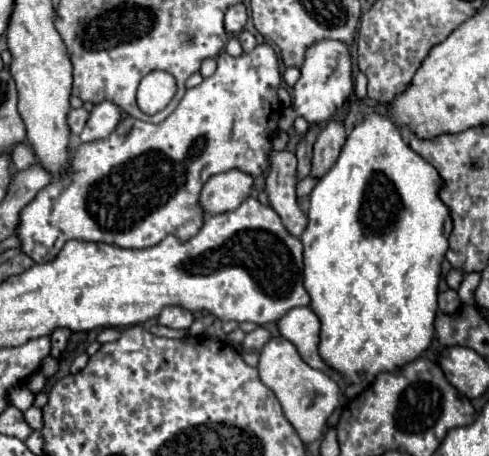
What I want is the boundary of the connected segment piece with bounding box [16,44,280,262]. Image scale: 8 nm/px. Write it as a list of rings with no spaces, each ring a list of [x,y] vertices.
[[[258,44],[252,52],[244,52],[238,58],[222,52],[218,56],[216,72],[210,78],[204,78],[200,86],[186,90],[178,108],[164,122],[152,124],[126,116],[108,138],[80,144],[70,162],[72,172],[54,178],[22,210],[20,226],[16,230],[22,240],[22,252],[34,262],[46,262],[52,260],[64,242],[72,238],[106,242],[120,248],[150,248],[166,236],[176,236],[180,242],[190,240],[204,224],[200,192],[210,176],[232,168],[252,176],[270,170],[272,138],[278,130],[280,118],[278,88],[280,68],[272,46]]]

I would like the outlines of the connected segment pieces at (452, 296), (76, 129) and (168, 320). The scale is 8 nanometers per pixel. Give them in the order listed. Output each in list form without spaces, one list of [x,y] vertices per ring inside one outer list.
[[[448,288],[446,292],[442,292],[438,296],[438,304],[440,304],[440,310],[442,312],[456,312],[456,308],[460,306],[460,298],[458,298],[458,292]]]
[[[76,108],[76,110],[70,110],[70,116],[68,116],[68,124],[70,124],[70,132],[72,136],[78,136],[88,120],[90,112],[84,110],[84,108]]]
[[[166,306],[162,308],[160,316],[158,316],[158,324],[168,326],[168,328],[180,328],[180,330],[188,330],[194,322],[194,314],[182,306]]]

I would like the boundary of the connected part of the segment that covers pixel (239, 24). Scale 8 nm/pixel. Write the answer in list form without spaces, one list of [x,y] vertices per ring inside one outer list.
[[[230,6],[224,14],[224,28],[230,34],[238,34],[244,30],[246,20],[248,20],[248,12],[244,6]]]

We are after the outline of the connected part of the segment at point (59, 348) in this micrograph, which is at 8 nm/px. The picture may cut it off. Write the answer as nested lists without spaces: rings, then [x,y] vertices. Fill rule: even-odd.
[[[58,328],[58,330],[54,330],[54,332],[50,334],[50,342],[52,342],[50,354],[52,354],[54,358],[60,358],[60,354],[66,350],[66,342],[68,342],[70,334],[72,334],[72,332],[70,332],[68,328]]]

